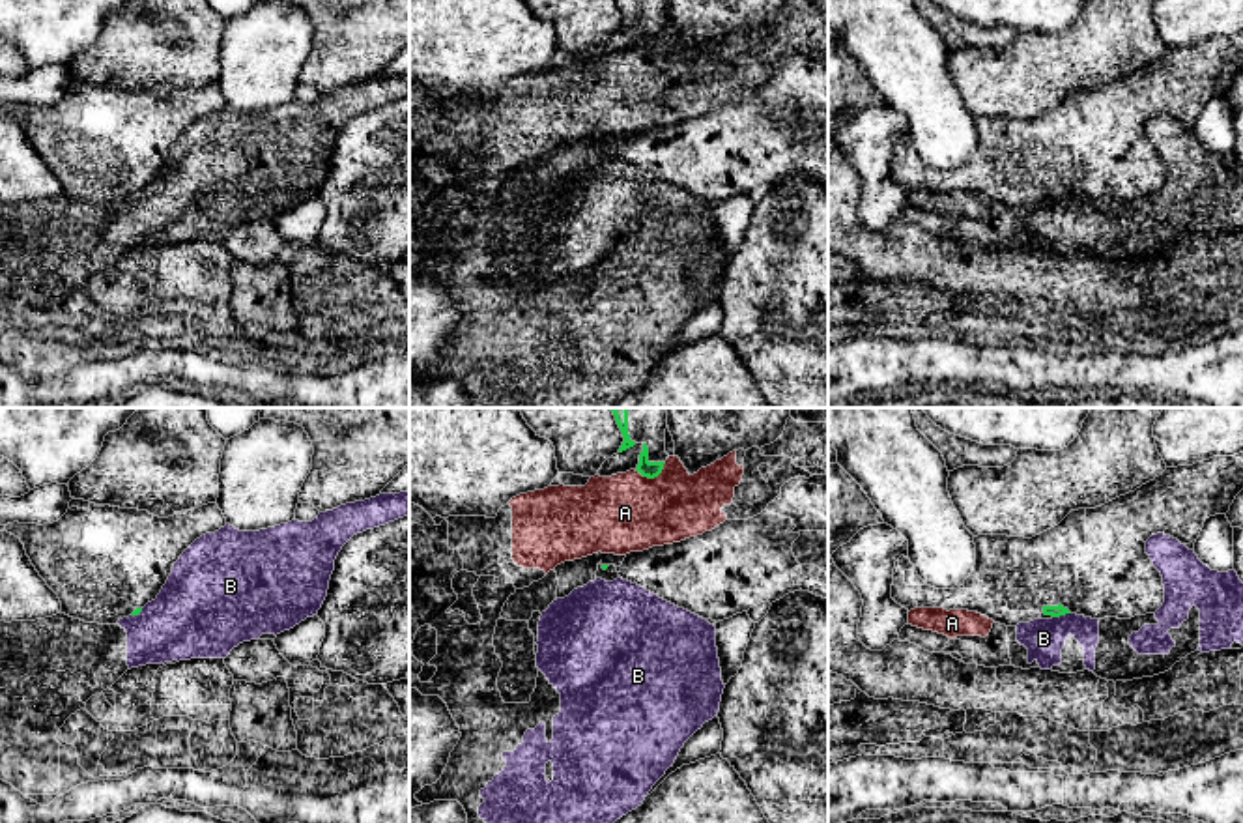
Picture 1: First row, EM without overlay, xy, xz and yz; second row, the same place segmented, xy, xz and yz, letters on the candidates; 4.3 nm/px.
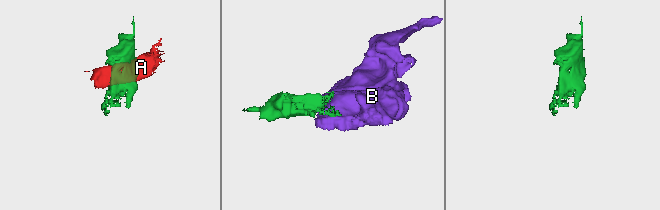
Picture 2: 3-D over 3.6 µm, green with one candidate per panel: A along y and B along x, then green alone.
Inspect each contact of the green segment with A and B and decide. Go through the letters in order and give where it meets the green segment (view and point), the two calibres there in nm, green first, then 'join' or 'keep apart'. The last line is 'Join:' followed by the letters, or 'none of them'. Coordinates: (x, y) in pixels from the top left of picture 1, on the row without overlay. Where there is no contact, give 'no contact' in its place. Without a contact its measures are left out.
A: meets green in xz at (651, 58); 70 nm thick on the green side, 340 nm on the other; keep apart
B: meets green in yz at (1060, 195); 50 nm thick on the green side, 170 nm on the other; keep apart
Join: none of them

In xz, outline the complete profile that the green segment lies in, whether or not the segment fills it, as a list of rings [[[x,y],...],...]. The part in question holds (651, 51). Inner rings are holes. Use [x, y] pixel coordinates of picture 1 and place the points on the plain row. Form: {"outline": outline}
{"outline": [[[615,0],[622,13],[622,26],[619,34],[643,26],[637,51],[643,58],[654,60],[662,54],[669,36],[665,34],[667,0]]]}

